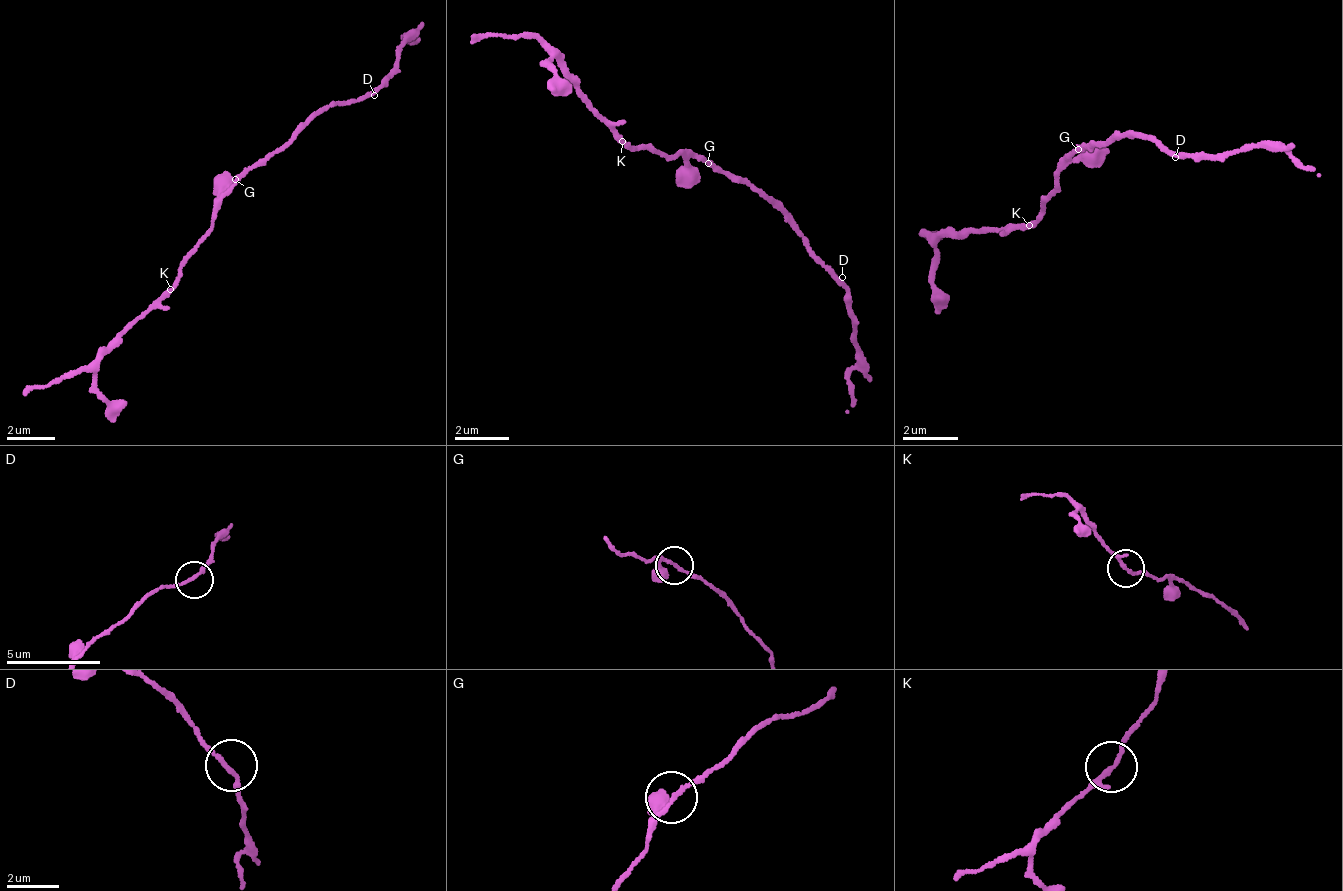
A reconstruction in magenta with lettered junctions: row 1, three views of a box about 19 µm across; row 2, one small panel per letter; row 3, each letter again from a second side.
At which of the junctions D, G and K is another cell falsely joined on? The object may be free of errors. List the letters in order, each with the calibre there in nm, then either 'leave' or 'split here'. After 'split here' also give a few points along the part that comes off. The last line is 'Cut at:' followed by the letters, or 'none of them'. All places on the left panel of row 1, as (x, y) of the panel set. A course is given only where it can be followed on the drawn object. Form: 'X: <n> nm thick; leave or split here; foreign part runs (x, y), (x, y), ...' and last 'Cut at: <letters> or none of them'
D: 150 nm thick; leave
G: 130 nm thick; leave
K: 140 nm thick; leave
Cut at: none of them

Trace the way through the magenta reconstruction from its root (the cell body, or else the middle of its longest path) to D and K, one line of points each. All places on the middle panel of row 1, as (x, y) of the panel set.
D: (706, 160), (763, 193), (763, 199), (771, 203), (771, 209), (788, 218), (788, 224), (842, 277)
K: (706, 160), (689, 151), (685, 157), (677, 152), (671, 160), (646, 147), (633, 148), (623, 140)

